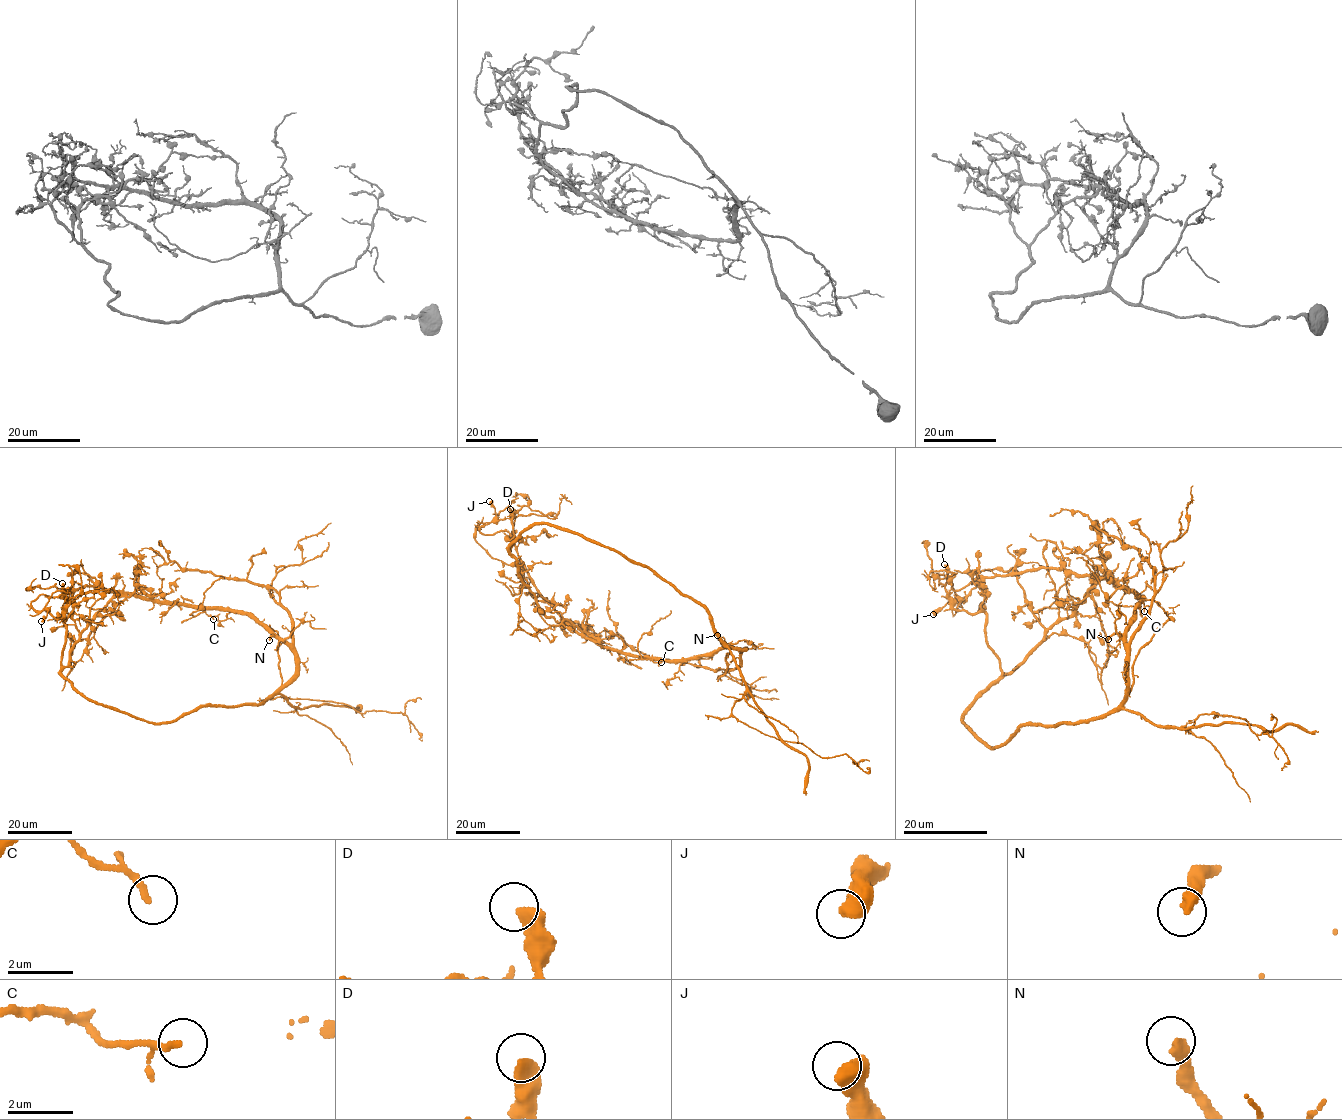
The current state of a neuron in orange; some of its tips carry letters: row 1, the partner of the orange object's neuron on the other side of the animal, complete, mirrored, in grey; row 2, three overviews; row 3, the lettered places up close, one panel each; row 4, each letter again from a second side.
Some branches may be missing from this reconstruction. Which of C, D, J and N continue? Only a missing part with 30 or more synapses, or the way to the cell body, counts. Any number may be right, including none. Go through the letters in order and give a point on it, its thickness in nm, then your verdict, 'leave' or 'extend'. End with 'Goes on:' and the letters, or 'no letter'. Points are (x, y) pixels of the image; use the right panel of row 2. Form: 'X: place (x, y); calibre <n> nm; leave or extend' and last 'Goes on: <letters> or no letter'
C: place (1144, 611); calibre 220 nm; leave
D: place (944, 564); calibre 440 nm; leave
J: place (933, 614); calibre 600 nm; leave
N: place (1108, 639); calibre 400 nm; extend
Goes on: N

